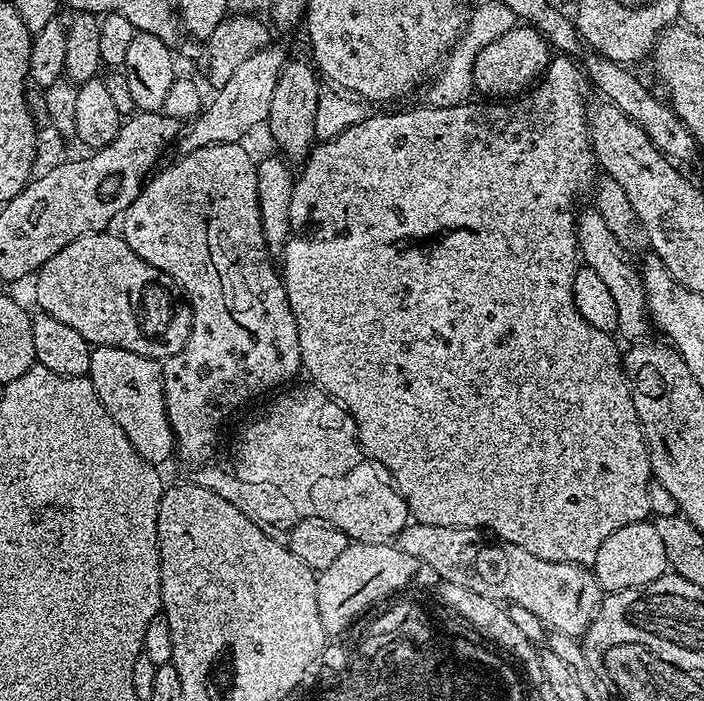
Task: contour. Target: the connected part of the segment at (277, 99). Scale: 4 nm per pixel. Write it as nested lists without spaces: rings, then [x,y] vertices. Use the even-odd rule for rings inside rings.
[[[289,59],[278,74],[277,86],[274,87],[274,96],[270,101],[267,122],[270,132],[273,134],[275,147],[289,161],[303,161],[317,143],[314,134],[314,114],[318,110],[318,94],[321,90],[321,81],[311,63],[303,64],[300,60]]]

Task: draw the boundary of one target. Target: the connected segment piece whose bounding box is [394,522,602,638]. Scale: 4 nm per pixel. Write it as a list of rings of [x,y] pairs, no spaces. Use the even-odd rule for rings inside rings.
[[[409,522],[394,541],[410,558],[418,558],[425,569],[428,568],[436,578],[446,582],[455,582],[465,590],[474,590],[474,594],[482,594],[491,600],[498,600],[505,605],[517,604],[525,608],[536,620],[545,624],[545,629],[561,632],[577,638],[583,637],[593,617],[600,608],[602,589],[596,581],[596,573],[591,567],[566,562],[546,562],[546,558],[534,558],[522,546],[493,542],[481,529],[455,528],[454,526],[430,526]]]

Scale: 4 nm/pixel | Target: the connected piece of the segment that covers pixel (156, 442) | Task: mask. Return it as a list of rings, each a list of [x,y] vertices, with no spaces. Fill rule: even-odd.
[[[114,346],[93,347],[90,354],[90,370],[87,375],[91,380],[106,414],[122,426],[122,434],[130,438],[130,446],[148,464],[160,466],[177,451],[174,430],[166,414],[164,397],[164,370],[159,359],[134,354]]]

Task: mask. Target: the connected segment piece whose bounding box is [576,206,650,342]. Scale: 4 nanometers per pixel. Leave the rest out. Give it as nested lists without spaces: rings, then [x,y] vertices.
[[[589,206],[576,217],[576,246],[583,267],[594,270],[594,274],[600,275],[602,283],[610,289],[614,306],[618,309],[616,332],[624,335],[628,342],[647,337],[644,335],[650,332],[648,303],[644,297],[644,280],[640,277],[640,269],[628,257],[626,244],[614,236],[595,207]]]

